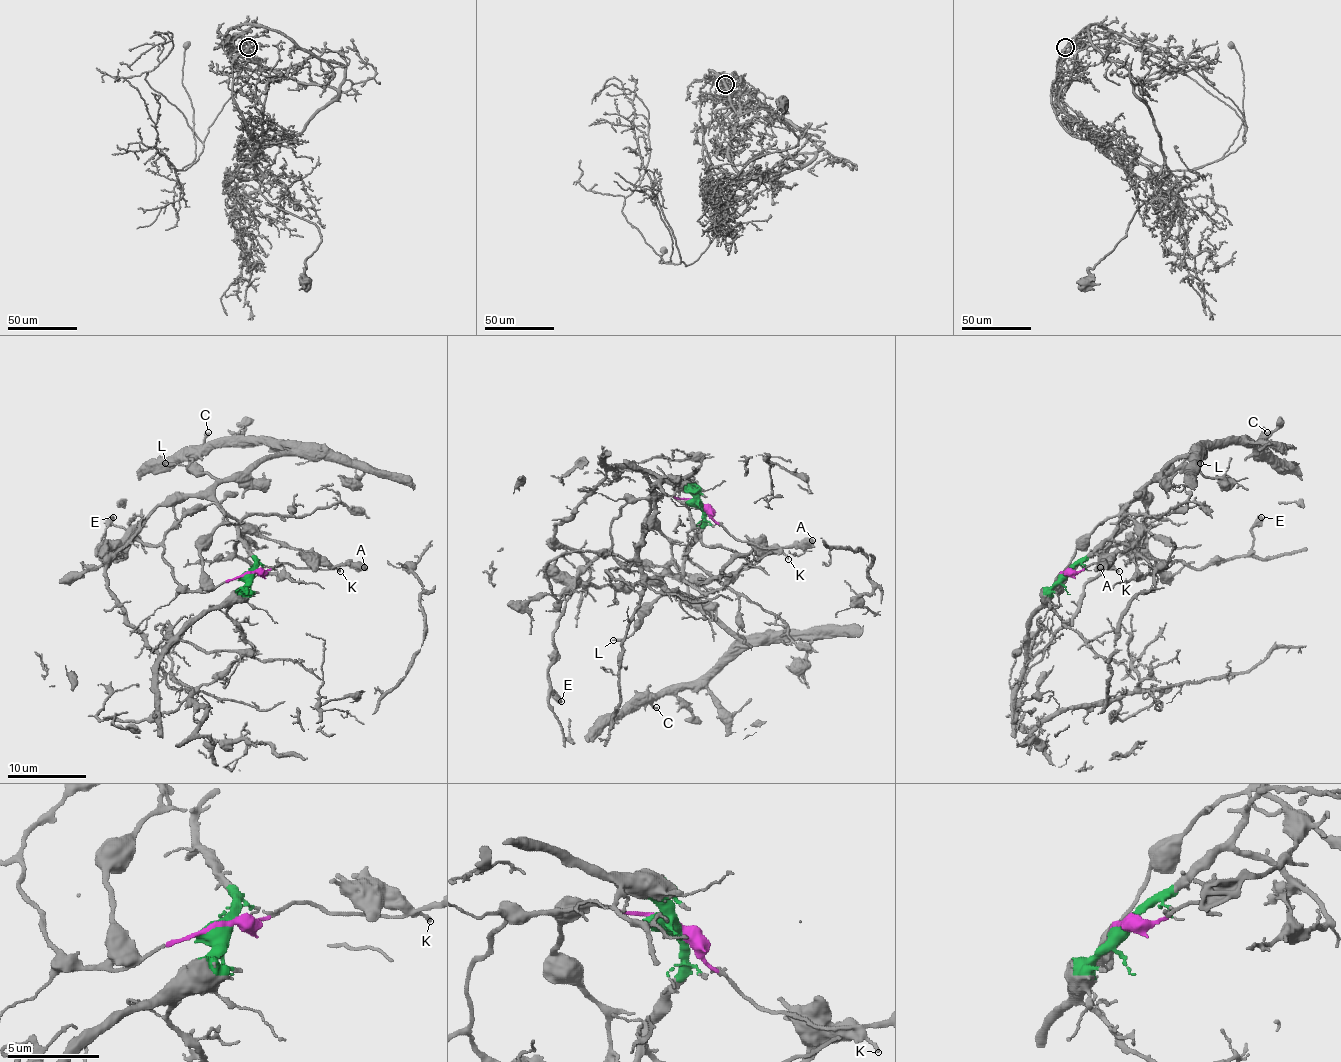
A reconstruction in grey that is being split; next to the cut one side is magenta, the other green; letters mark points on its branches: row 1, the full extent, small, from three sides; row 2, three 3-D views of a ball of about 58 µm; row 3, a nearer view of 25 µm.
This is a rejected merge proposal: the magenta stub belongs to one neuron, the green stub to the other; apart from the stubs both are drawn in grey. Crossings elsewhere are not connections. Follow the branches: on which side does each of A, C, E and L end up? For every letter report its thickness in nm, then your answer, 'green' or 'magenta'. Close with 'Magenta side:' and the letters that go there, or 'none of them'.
A: 650 nm thick; magenta
C: 200 nm thick; green
E: 480 nm thick; magenta
L: 280 nm thick; green
Magenta side: A, E

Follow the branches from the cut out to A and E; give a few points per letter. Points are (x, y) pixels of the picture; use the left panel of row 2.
A: (250, 572), (266, 572), (280, 564), (329, 570), (337, 566), (365, 568)
E: (250, 572), (188, 591), (163, 558), (163, 546), (135, 540), (125, 558), (105, 568), (99, 558), (113, 516)

